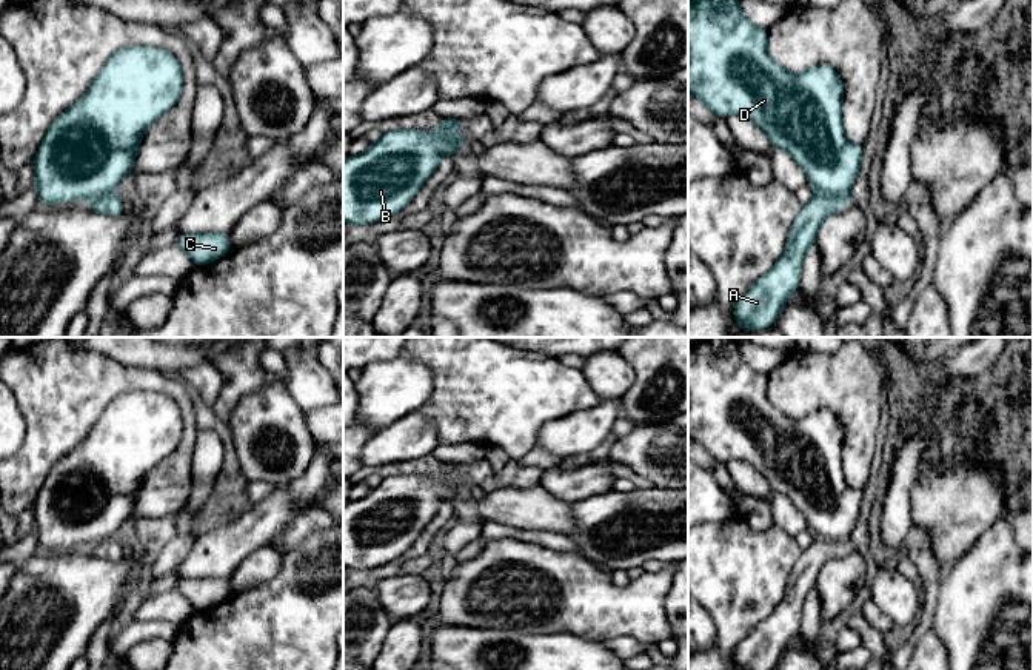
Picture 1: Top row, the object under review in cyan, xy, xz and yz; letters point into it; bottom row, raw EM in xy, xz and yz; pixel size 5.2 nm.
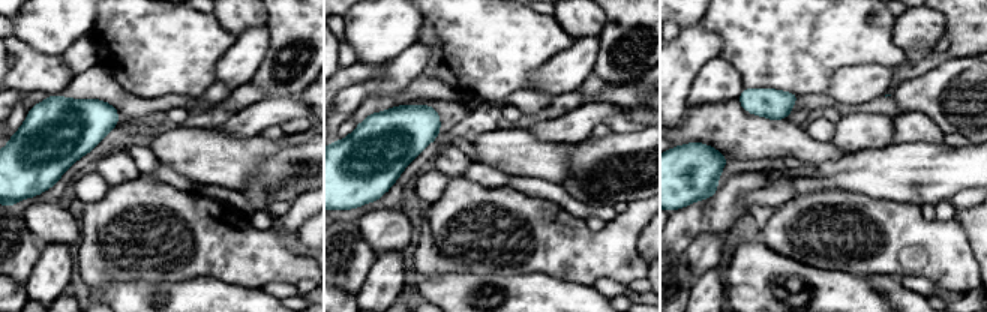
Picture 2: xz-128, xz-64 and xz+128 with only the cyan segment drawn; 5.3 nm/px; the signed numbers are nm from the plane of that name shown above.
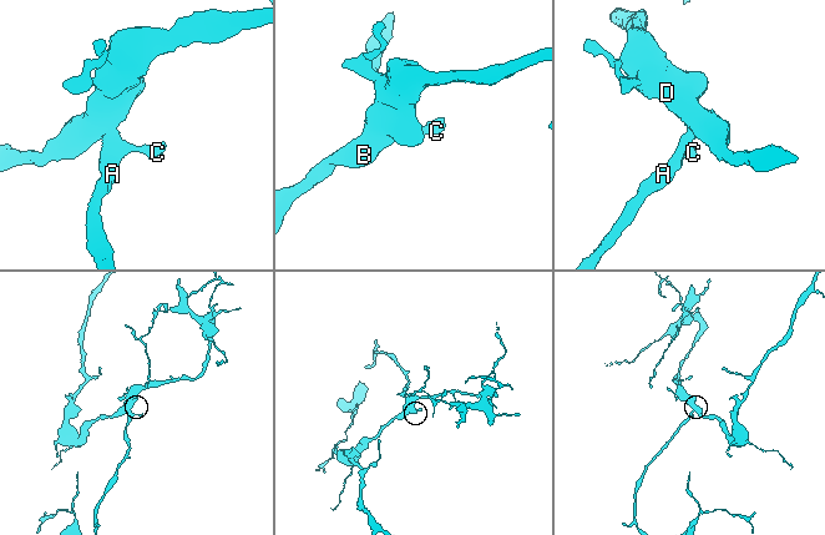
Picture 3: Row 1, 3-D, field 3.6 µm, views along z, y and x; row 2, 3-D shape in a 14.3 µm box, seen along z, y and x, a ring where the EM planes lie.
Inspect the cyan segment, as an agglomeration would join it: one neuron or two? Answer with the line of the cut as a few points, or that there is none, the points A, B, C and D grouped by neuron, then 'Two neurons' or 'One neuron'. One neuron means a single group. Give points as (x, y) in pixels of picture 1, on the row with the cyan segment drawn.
Split along yz (818, 191), (827, 196), (839, 196), (845, 202). Groups: A C / B D. Two neurons

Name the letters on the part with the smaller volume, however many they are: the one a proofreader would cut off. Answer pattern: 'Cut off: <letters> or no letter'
Cut off: A, C

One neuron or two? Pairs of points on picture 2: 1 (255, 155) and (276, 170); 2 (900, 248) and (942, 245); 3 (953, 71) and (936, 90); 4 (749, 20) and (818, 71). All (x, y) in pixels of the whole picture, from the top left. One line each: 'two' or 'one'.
1: two
2: one
3: one
4: one

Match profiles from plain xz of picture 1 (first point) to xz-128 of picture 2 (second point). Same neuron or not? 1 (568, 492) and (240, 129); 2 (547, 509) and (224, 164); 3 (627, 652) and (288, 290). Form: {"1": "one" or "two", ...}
{"1": "one", "2": "one", "3": "one"}

